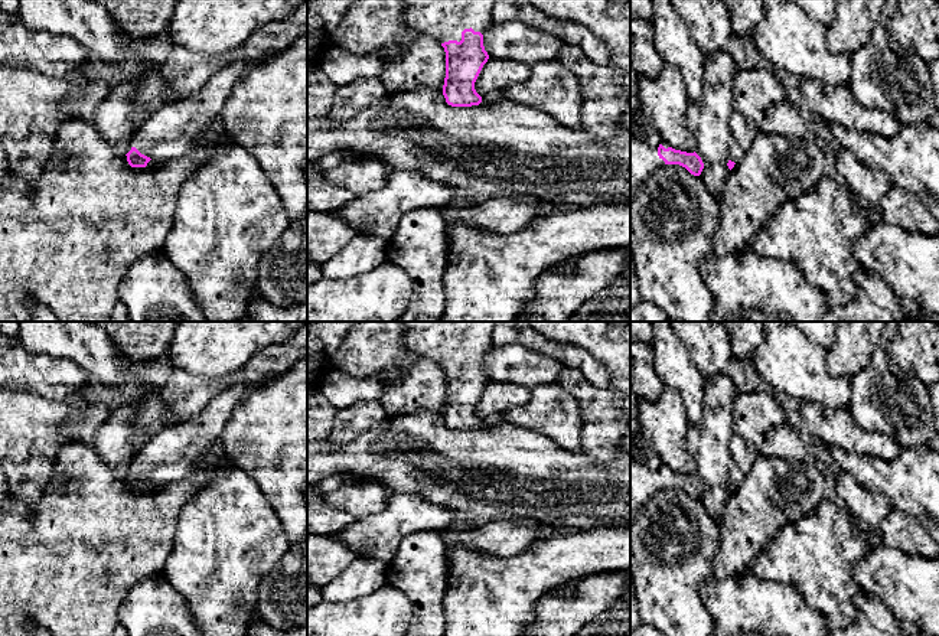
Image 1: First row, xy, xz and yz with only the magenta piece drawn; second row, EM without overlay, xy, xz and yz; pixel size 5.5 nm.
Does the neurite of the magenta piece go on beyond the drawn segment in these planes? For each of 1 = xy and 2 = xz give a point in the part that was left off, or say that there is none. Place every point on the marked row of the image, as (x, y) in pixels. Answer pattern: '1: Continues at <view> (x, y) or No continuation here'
1: Continues at xy (169, 133)
2: Continues at xz (444, 20)

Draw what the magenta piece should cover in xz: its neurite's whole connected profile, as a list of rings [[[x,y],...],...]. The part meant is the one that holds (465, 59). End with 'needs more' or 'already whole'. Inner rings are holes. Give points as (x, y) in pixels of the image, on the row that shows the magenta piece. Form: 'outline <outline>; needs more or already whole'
outline [[[404,0],[404,22],[408,27],[436,39],[446,52],[443,95],[451,107],[488,105],[495,95],[480,97],[475,82],[488,62],[483,35],[493,23],[495,0]]]; needs more

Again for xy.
outline [[[231,61],[215,74],[200,91],[176,102],[164,104],[153,112],[133,137],[133,147],[125,154],[128,164],[131,167],[146,167],[151,159],[156,162],[166,162],[189,154],[192,143],[213,118],[221,117],[222,108],[231,97],[234,87],[257,62],[260,61]]]; needs more

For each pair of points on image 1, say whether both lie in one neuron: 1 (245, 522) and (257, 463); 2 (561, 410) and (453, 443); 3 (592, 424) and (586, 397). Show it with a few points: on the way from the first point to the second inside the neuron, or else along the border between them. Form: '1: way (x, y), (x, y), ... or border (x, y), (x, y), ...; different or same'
1: border (235, 465), (254, 482), (273, 509); different
2: border (501, 416), (515, 426), (524, 426), (544, 436); different
3: way (592, 417), (592, 404); same

